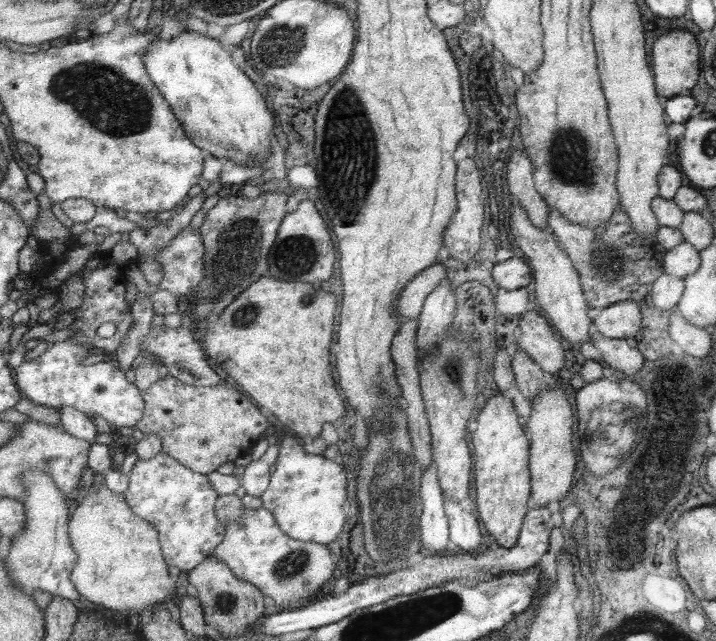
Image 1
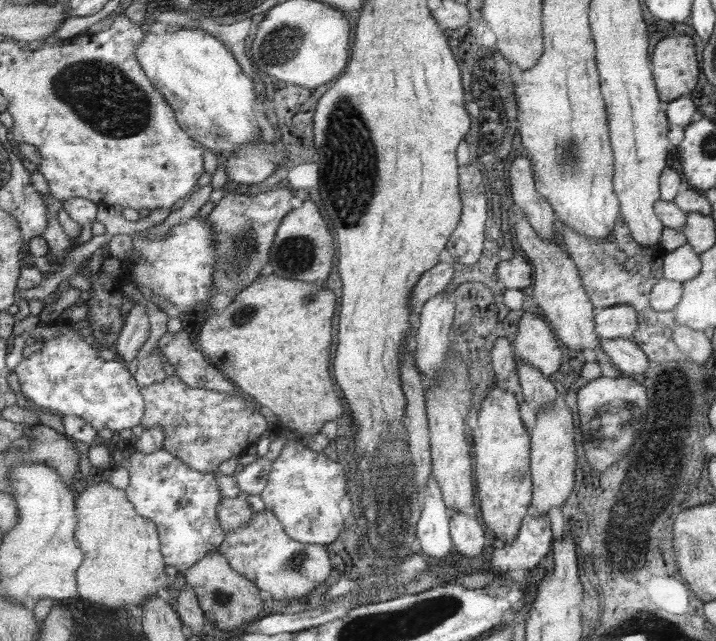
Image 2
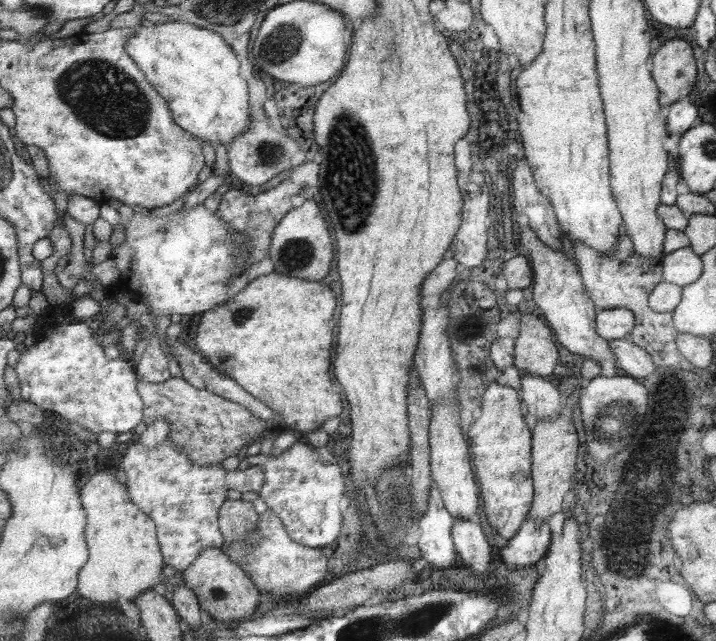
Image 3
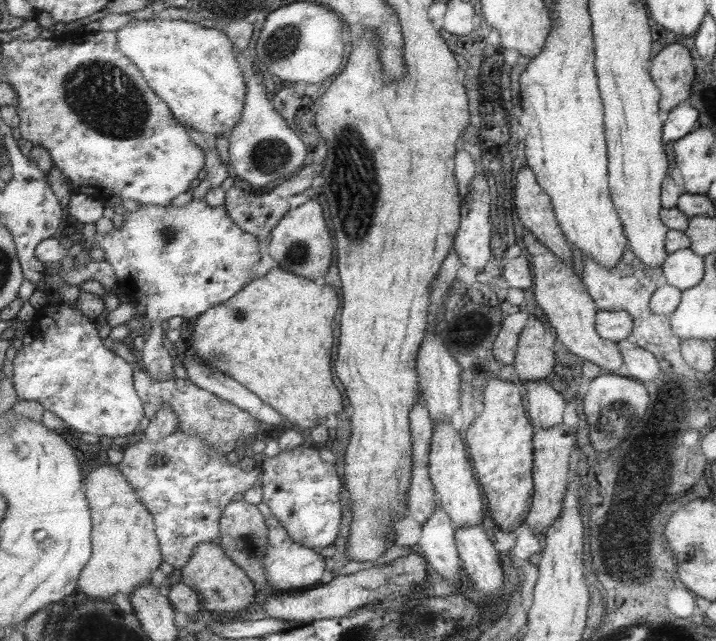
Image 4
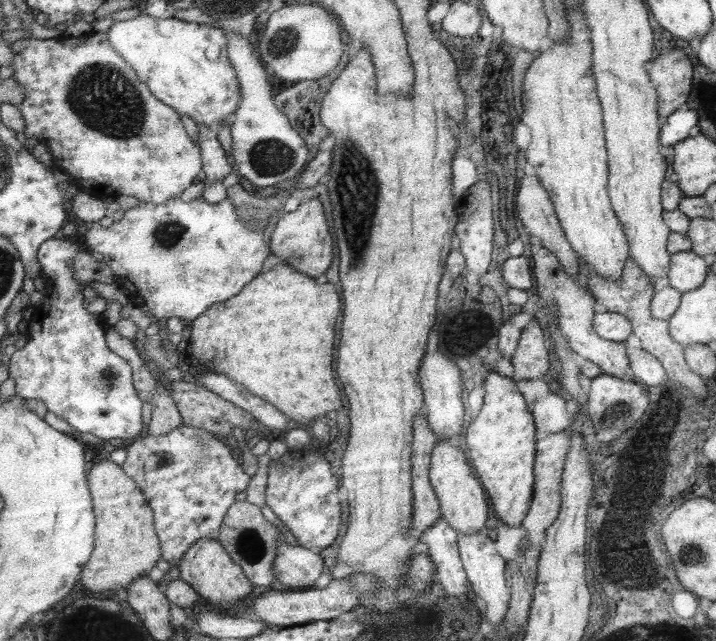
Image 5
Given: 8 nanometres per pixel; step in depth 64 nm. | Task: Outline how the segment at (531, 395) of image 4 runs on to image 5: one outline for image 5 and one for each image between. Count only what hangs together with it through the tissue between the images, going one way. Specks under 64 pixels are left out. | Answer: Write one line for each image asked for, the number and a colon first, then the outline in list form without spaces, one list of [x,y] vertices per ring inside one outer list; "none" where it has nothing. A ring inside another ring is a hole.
5: [[[547,392],[545,398],[539,398],[533,406],[533,414],[535,414],[535,422],[537,422],[537,440],[543,440],[547,438],[549,434],[555,434],[555,432],[561,432],[565,430],[571,420],[565,412],[565,400],[559,398],[557,394],[553,392]]]

